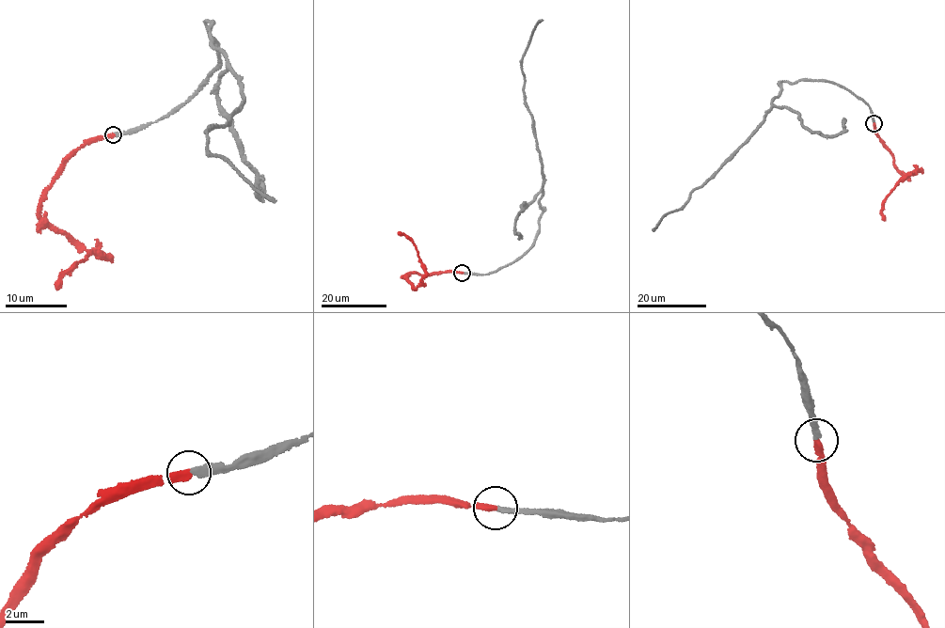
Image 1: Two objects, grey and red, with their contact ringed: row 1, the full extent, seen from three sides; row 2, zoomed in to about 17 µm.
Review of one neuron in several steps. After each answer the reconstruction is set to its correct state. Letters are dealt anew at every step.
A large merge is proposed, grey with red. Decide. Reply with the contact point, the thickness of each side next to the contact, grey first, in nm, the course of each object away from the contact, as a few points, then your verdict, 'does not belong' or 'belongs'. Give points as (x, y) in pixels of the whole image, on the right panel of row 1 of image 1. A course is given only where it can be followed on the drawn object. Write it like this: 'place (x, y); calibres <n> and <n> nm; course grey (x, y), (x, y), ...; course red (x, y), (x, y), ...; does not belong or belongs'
place (874, 123); calibres 320 and 360 nm; course grey (874, 123), (865, 102), (842, 86), (782, 82), (759, 128), (690, 194), (684, 207), (653, 229); course red (874, 123), (895, 166), (905, 174), (921, 170), (901, 177), (887, 196), (881, 211), (885, 220); belongs

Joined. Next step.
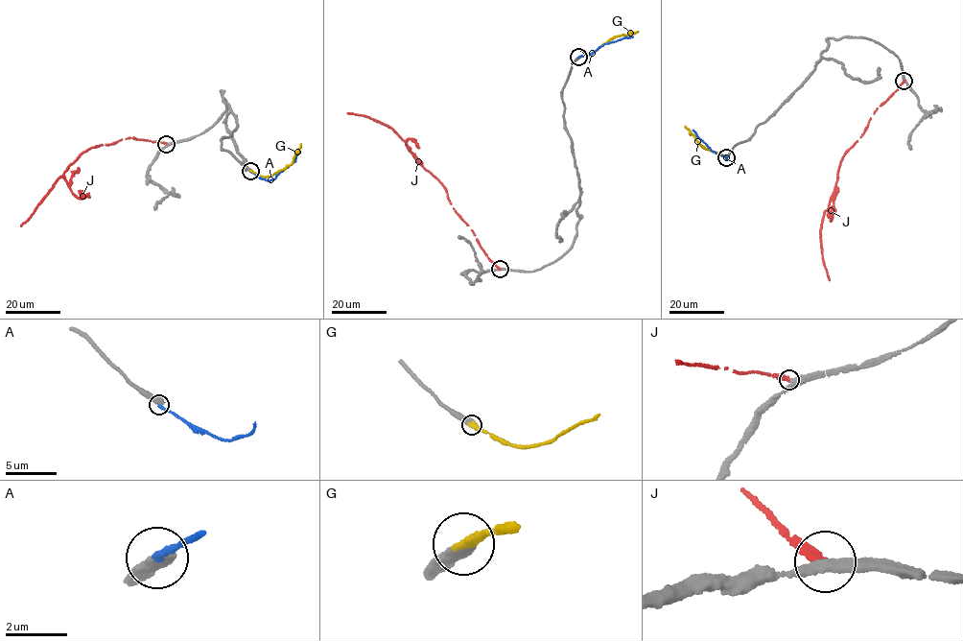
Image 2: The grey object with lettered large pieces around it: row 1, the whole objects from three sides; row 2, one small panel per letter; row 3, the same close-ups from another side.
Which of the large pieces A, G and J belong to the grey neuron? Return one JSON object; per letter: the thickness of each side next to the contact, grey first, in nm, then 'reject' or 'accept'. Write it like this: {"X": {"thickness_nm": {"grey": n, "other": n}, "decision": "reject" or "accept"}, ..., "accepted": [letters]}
{"A": {"thickness_nm": {"grey": 460, "other": 180}, "decision": "reject"}, "G": {"thickness_nm": {"grey": 400, "other": 360}, "decision": "accept"}, "J": {"thickness_nm": {"grey": 340, "other": 280}, "decision": "reject"}, "accepted": ["G"]}

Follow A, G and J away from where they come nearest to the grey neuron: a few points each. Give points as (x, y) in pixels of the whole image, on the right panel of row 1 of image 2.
A: (727, 157), (711, 151), (692, 130)
G: (726, 157), (703, 147), (685, 126)
J: (904, 81), (880, 104), (862, 135), (844, 153), (820, 235), (830, 280)

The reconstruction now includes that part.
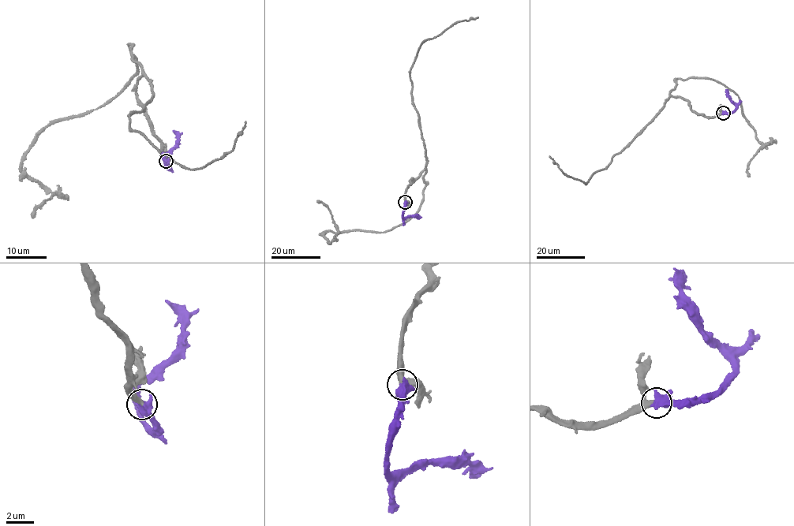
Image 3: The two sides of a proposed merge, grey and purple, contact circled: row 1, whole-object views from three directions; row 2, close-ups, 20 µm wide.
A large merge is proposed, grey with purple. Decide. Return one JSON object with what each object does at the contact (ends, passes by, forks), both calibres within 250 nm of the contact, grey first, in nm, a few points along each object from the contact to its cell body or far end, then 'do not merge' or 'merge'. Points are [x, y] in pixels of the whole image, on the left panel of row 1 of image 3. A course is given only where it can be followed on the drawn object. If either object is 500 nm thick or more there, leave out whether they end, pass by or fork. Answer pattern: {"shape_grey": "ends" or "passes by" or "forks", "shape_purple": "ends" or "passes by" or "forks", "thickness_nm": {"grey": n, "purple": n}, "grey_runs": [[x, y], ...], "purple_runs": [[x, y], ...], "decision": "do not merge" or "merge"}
{"thickness_nm": {"grey": 440, "purple": 550}, "grey_runs": [[165, 160], [129, 44], [139, 69], [122, 89], [36, 134], [22, 168], [65, 198], [32, 218]], "purple_runs": [[165, 160], [170, 168], [163, 159], [172, 151], [177, 139], [173, 130]], "decision": "merge"}

